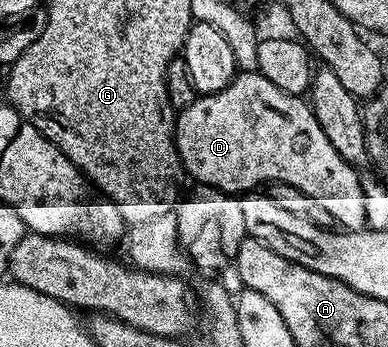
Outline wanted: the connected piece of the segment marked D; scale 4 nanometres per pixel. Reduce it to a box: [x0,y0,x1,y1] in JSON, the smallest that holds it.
[176,72,368,230]

